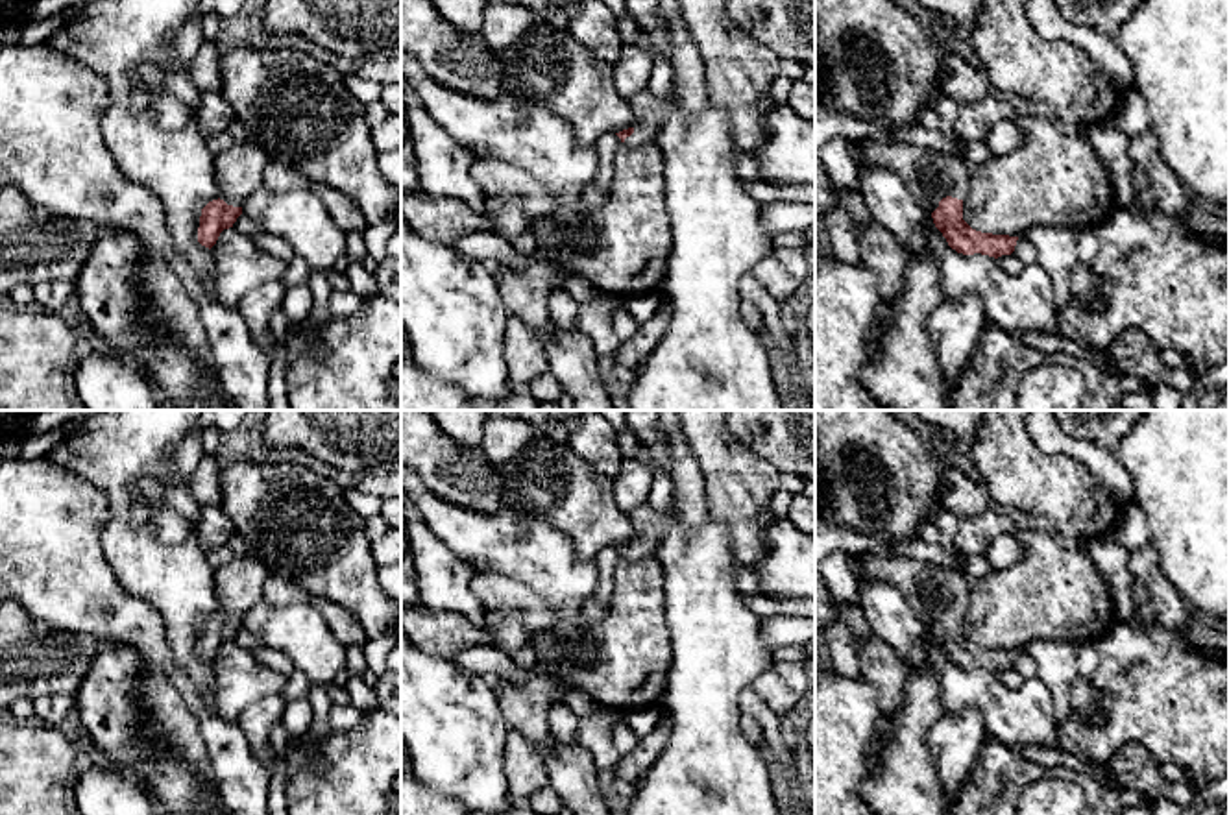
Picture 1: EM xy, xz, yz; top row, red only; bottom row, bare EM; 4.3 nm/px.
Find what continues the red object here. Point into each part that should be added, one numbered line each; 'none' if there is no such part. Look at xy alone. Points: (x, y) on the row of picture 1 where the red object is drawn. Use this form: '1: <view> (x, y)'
1: xy (239, 169)

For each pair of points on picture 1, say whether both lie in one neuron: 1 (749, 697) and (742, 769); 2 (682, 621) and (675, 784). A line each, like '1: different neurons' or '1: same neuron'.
1: different neurons
2: same neuron

